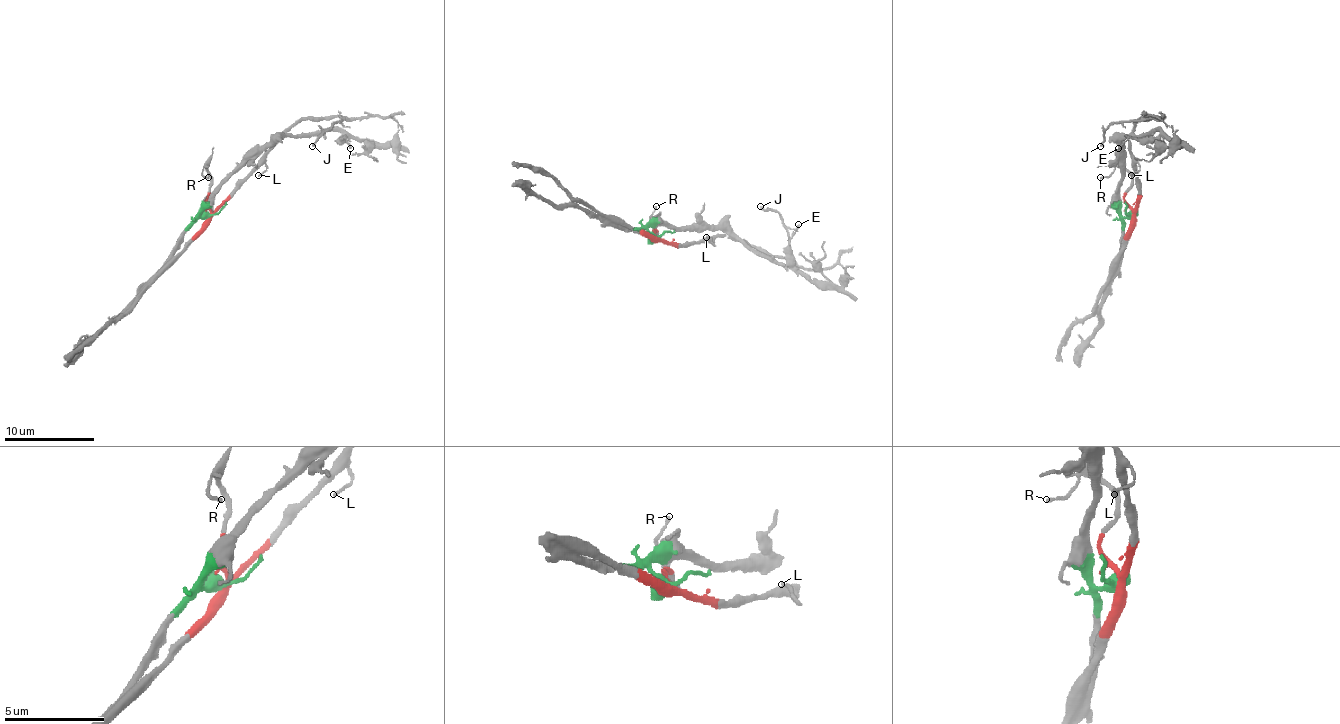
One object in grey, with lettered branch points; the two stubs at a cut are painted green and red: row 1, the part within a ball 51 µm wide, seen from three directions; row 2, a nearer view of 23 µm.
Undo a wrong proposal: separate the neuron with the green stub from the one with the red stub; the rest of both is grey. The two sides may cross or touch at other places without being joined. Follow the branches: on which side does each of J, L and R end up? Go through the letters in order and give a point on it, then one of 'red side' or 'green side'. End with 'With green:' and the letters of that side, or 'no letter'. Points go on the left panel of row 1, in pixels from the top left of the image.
J: at (312, 146); red side
L: at (258, 175); red side
R: at (208, 177); red side
With green: no letter

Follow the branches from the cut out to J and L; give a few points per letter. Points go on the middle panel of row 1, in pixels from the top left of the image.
J: (656, 238), (690, 245), (728, 236), (766, 249), (773, 256), (789, 256), (789, 231), (782, 218), (760, 207)
L: (656, 238), (679, 245), (715, 245), (706, 236)

